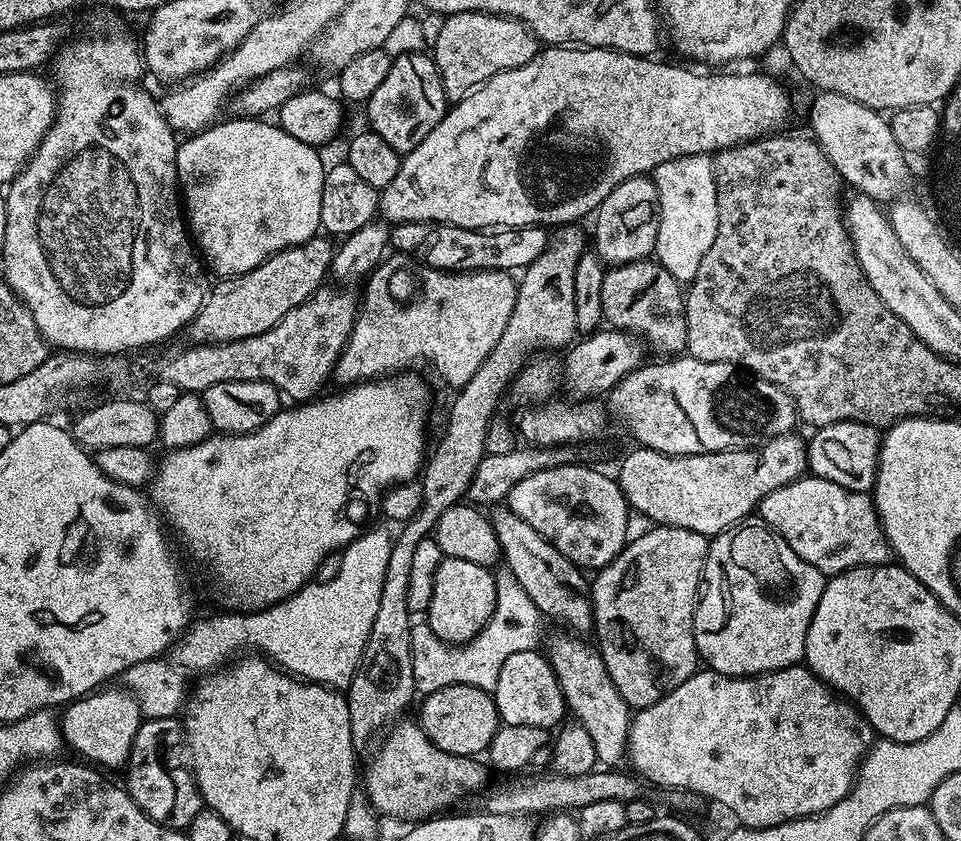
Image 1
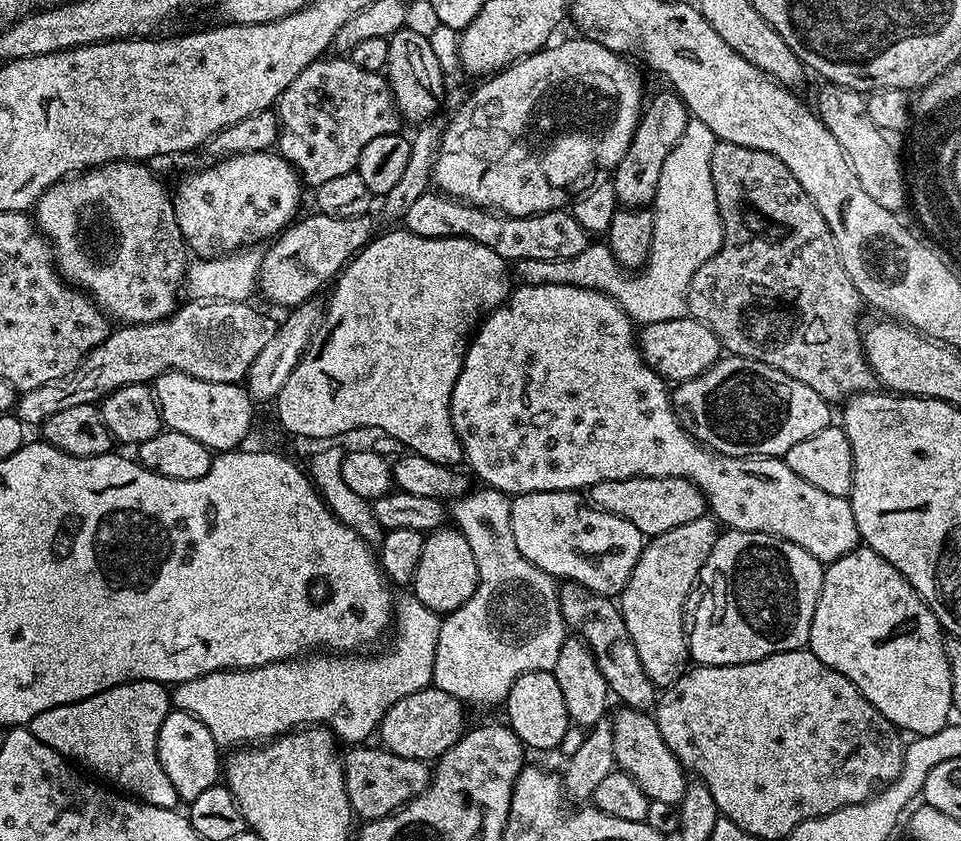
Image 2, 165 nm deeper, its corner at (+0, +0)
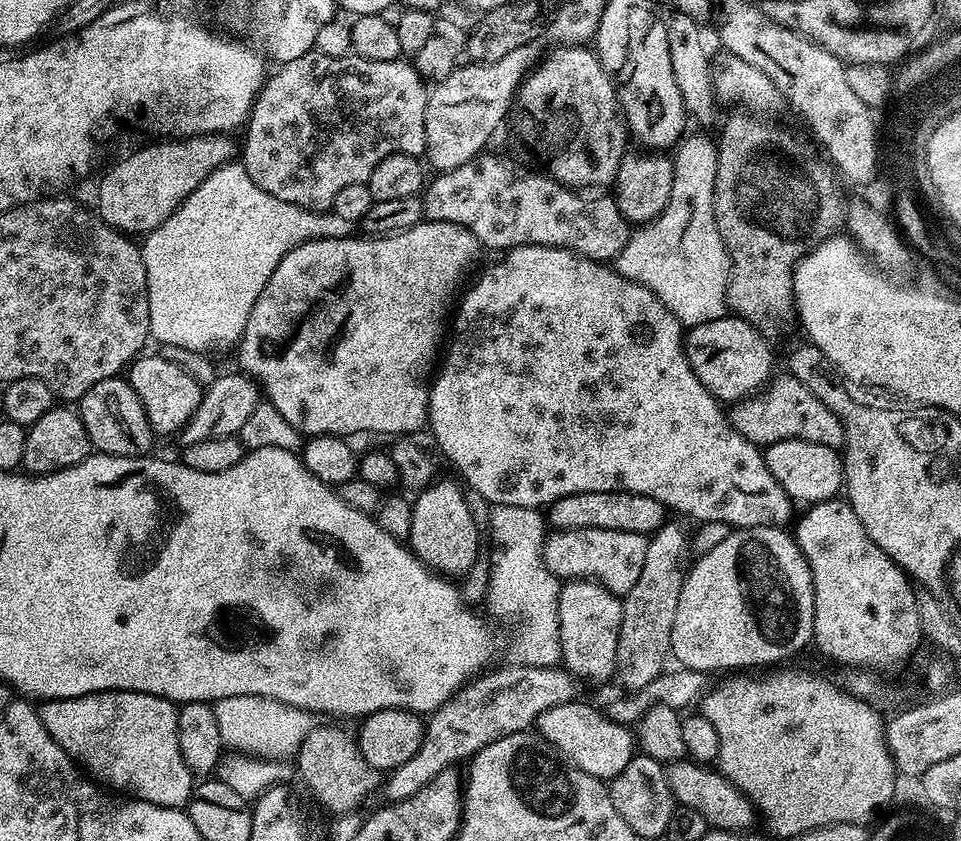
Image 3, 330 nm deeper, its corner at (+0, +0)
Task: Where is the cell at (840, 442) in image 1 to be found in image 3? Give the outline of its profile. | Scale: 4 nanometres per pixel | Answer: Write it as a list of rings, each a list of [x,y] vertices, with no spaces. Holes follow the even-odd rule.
[[[783,440],[767,445],[763,449],[766,470],[774,474],[778,486],[782,486],[784,493],[793,502],[804,503],[804,506],[821,504],[824,500],[835,500],[841,495],[844,486],[844,461],[841,453],[830,446],[822,446],[818,442],[806,442],[805,440]]]

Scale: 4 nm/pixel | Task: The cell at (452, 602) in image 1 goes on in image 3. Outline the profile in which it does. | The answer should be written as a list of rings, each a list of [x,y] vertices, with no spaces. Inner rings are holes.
[[[437,479],[415,497],[410,534],[406,537],[412,553],[427,568],[449,578],[457,578],[463,572],[470,571],[480,556],[480,532],[476,529],[472,508],[464,497],[465,489],[453,480]]]

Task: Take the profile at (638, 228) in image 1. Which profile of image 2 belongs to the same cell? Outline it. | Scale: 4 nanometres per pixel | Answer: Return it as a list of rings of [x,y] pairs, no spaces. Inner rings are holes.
[[[671,90],[660,92],[649,99],[642,109],[638,126],[634,130],[634,138],[622,154],[622,162],[618,162],[610,183],[614,186],[617,201],[624,208],[642,208],[651,205],[658,190],[658,174],[662,174],[662,162],[666,162],[666,154],[674,150],[678,138],[682,138],[682,130],[686,130],[686,122],[690,113],[680,101],[679,96]]]

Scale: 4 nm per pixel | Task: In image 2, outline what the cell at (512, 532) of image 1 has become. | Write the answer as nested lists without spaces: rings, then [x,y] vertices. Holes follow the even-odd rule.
[[[564,582],[559,585],[560,609],[565,625],[572,628],[577,637],[587,644],[598,662],[598,670],[607,680],[607,686],[613,697],[618,696],[625,707],[640,711],[651,711],[658,699],[658,690],[647,676],[636,652],[633,640],[626,628],[622,611],[609,597],[590,591],[586,586]]]

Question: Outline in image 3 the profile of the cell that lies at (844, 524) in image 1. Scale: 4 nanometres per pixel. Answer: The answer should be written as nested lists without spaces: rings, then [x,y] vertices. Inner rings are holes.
[[[522,246],[507,249],[501,256],[504,257],[497,264],[490,265],[472,285],[467,285],[469,288],[465,296],[463,293],[459,297],[450,328],[452,345],[448,348],[448,357],[444,365],[442,360],[428,389],[427,427],[432,428],[432,436],[441,454],[452,460],[453,466],[460,471],[459,479],[469,489],[472,487],[492,506],[505,504],[527,508],[540,508],[553,504],[558,498],[583,492],[646,494],[650,498],[658,498],[665,509],[672,511],[673,508],[695,522],[724,522],[732,530],[784,526],[788,519],[793,519],[794,502],[784,493],[782,486],[778,486],[774,474],[766,470],[763,451],[734,430],[721,401],[715,400],[710,390],[698,382],[698,374],[694,374],[684,353],[685,329],[678,318],[674,318],[674,314],[658,302],[653,292],[646,290],[646,286],[638,286],[638,282],[622,278],[615,267],[599,260],[587,260],[585,256],[565,248]]]

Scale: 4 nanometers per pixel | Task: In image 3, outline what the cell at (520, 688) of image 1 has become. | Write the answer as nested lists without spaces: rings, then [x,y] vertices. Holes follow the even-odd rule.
[[[577,698],[562,706],[550,706],[536,720],[535,731],[553,744],[567,763],[605,782],[621,776],[634,755],[634,732],[629,725],[612,720],[603,711],[583,704]]]

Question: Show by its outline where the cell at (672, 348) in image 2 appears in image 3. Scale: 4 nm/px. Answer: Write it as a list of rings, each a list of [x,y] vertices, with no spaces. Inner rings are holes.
[[[726,314],[714,322],[702,322],[702,326],[687,329],[684,353],[694,374],[698,374],[698,382],[710,390],[715,400],[745,400],[761,391],[774,376],[772,348],[764,336],[767,335],[748,320],[735,314]]]

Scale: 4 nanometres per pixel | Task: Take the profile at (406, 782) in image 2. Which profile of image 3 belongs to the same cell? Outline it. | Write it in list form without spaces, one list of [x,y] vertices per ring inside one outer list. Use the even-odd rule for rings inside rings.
[[[317,723],[306,734],[306,742],[296,751],[294,757],[295,771],[299,779],[304,779],[308,792],[325,808],[336,816],[345,816],[347,812],[356,812],[371,798],[377,795],[382,784],[382,774],[366,758],[362,758],[360,748],[356,745],[355,735],[335,728],[335,723]]]

